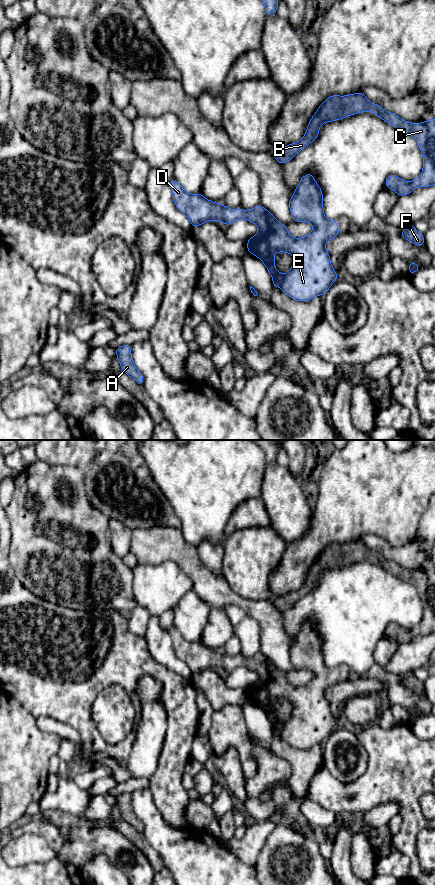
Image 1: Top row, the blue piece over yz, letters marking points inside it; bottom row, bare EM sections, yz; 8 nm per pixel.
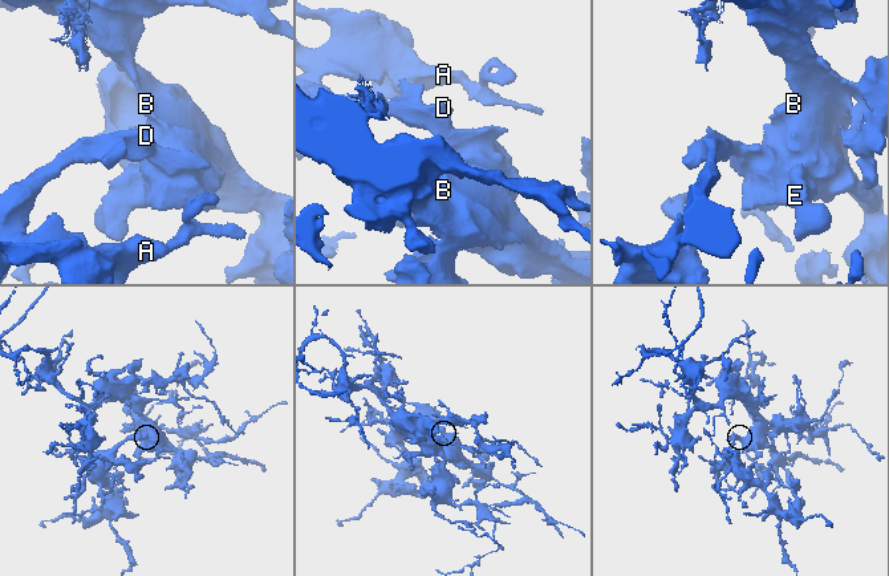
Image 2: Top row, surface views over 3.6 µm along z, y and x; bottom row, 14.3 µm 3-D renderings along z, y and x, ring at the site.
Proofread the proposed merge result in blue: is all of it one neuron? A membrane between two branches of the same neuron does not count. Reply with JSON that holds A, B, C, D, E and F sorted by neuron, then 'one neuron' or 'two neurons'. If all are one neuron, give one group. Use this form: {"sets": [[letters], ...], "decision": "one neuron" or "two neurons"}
{"sets": [["A", "B", "C", "D", "E", "F"]], "decision": "one neuron"}

